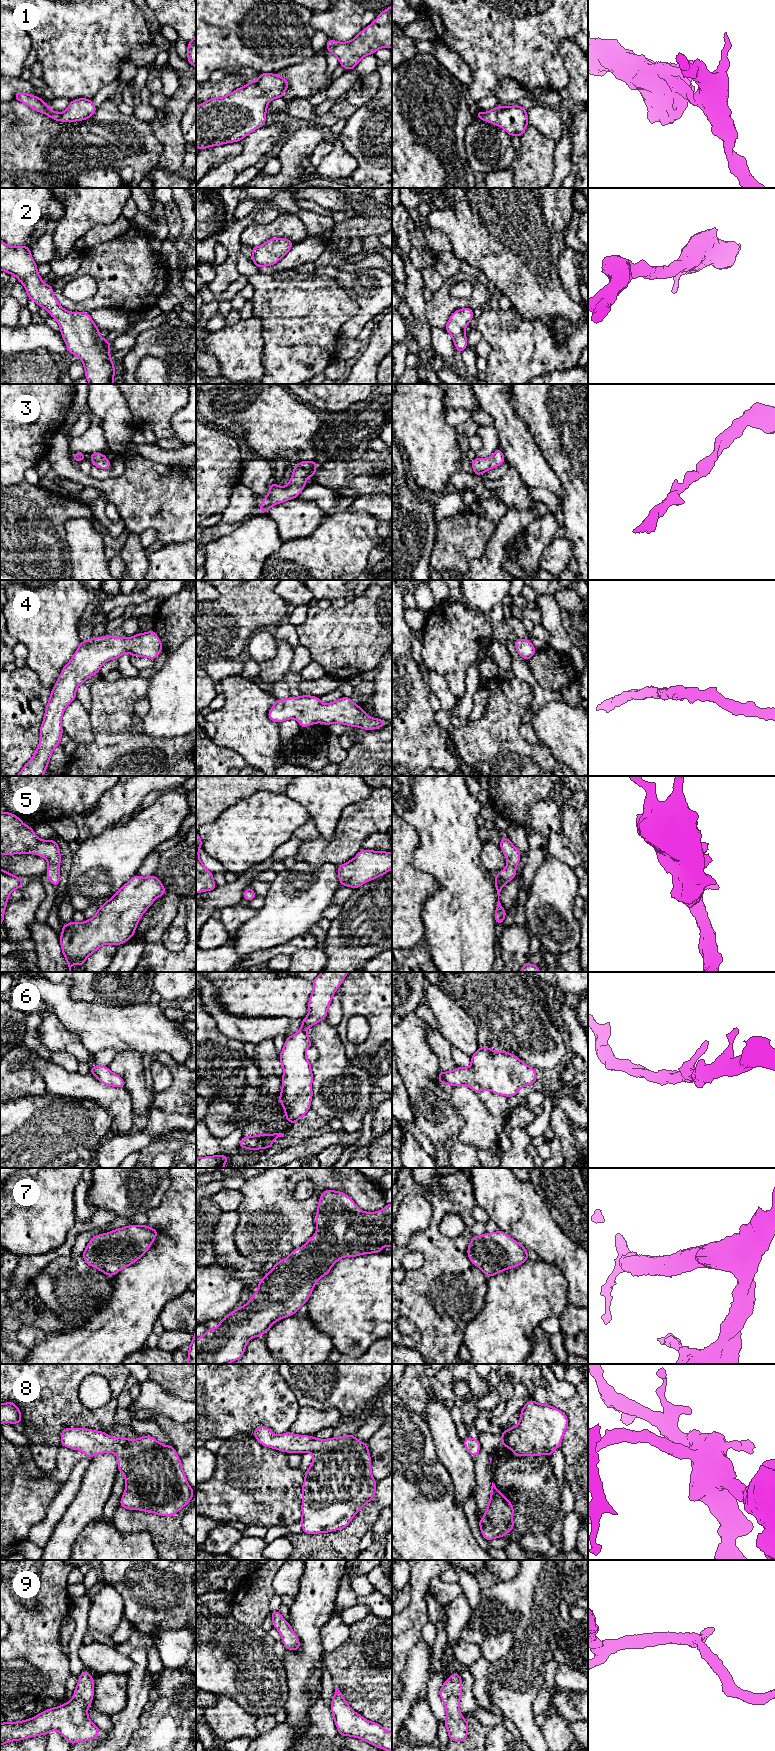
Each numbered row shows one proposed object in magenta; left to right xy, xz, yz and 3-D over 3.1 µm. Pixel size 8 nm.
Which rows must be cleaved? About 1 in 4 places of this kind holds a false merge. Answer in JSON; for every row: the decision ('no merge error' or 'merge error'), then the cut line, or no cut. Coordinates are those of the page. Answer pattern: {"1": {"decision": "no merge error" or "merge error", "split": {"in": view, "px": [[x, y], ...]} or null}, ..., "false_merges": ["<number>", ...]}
{"1": {"decision": "no merge error", "split": null}, "2": {"decision": "no merge error", "split": null}, "3": {"decision": "no merge error", "split": null}, "4": {"decision": "no merge error", "split": null}, "5": {"decision": "no merge error", "split": null}, "6": {"decision": "no merge error", "split": null}, "7": {"decision": "no merge error", "split": null}, "8": {"decision": "no merge error", "split": null}, "9": {"decision": "no merge error", "split": null}, "false_merges": []}

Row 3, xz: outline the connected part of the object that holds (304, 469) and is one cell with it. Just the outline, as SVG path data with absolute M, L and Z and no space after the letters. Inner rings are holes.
M300 461L294 468L289 484L281 487L271 481L268 495L263 498L259 511L266 514L269 508L287 500L297 498L306 486L308 477L315 477L319 465L315 461Z

